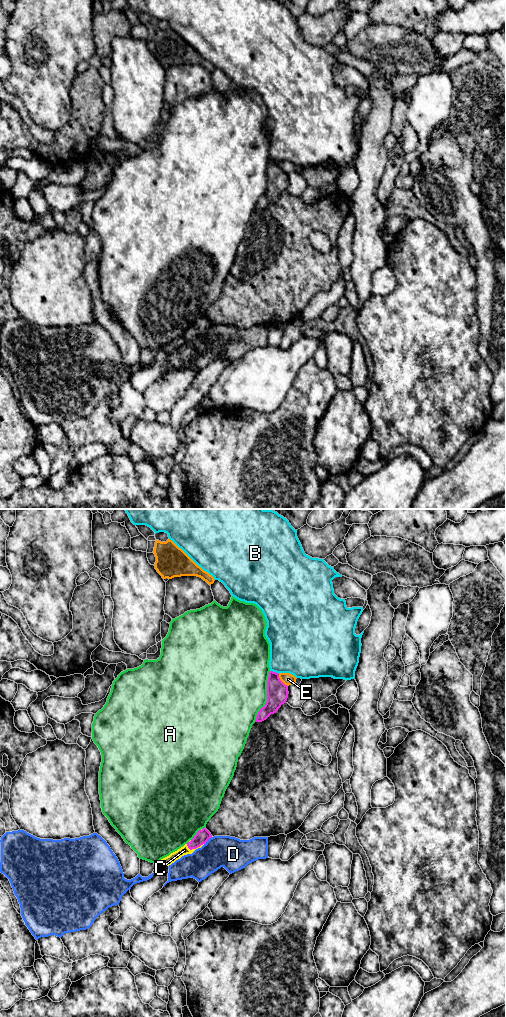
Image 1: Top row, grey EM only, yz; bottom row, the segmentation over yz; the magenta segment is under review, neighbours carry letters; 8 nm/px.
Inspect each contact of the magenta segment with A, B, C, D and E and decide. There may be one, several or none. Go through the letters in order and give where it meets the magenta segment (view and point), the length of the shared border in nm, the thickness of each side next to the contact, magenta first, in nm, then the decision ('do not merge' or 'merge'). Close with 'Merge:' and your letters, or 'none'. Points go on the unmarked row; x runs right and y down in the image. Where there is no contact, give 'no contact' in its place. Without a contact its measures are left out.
A: yz (267, 184) | 420 nm | 180/480 nm | do not merge
B: yz (275, 160) | 80 nm | 180/420 nm | do not merge
C: yz (194, 336) | 140 nm | 110/70 nm | merge
D: yz (208, 327) | 90 nm | 110/260 nm | do not merge
E: yz (280, 168) | 130 nm | 180/100 nm | do not merge
Merge: C

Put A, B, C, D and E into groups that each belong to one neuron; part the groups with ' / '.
A / B / C / D / E

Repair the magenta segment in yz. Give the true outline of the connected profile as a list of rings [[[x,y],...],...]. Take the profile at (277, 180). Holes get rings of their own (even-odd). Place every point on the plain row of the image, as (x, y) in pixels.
[[[270,159],[267,169],[267,190],[257,202],[255,210],[266,208],[271,202],[278,199],[288,186],[288,174],[279,166],[279,161]]]

